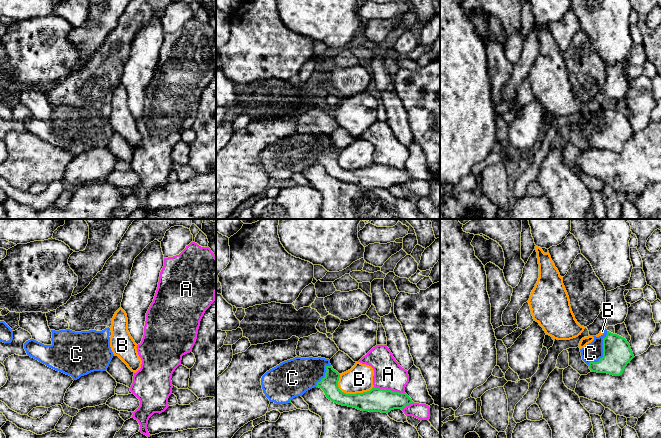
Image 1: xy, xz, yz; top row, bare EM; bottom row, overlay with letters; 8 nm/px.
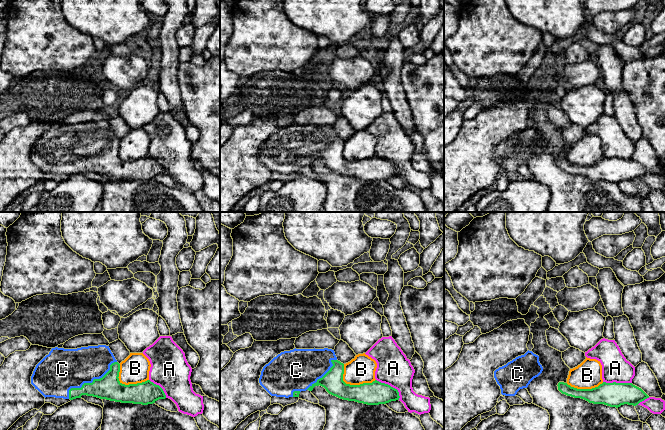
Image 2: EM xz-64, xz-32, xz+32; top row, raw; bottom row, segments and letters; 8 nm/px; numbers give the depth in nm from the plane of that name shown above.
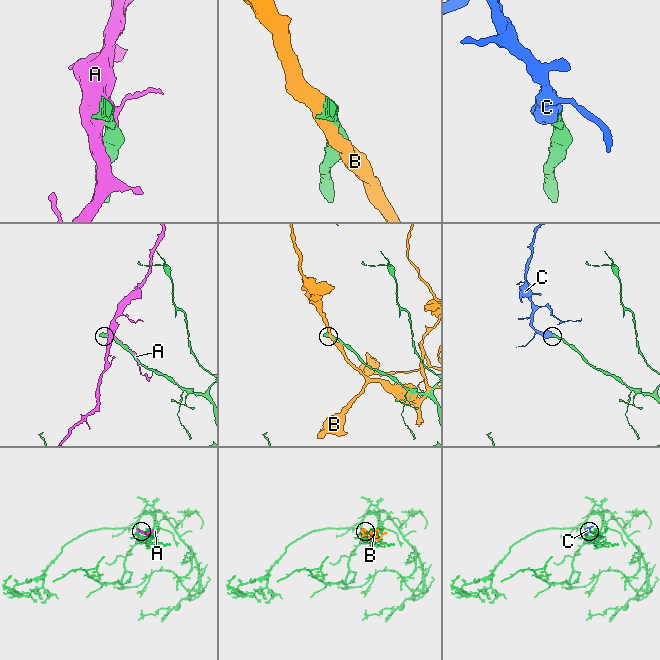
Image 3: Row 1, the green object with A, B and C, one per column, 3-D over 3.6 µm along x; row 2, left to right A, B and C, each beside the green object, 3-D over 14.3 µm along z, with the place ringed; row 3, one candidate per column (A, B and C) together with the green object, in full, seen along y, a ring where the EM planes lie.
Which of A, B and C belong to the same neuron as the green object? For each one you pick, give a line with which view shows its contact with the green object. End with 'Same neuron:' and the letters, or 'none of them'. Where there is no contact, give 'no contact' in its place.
C: contact in yz
Same neuron: C

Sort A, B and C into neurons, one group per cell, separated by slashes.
A / B / C

